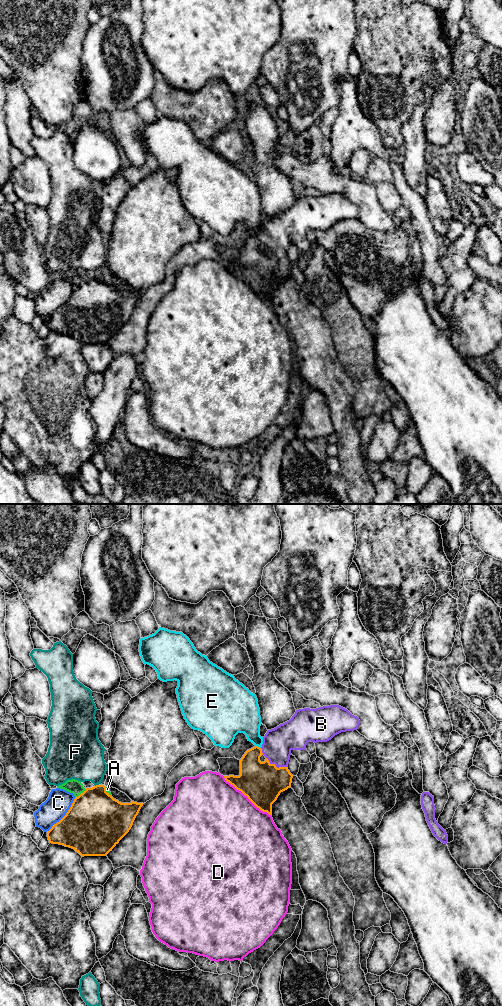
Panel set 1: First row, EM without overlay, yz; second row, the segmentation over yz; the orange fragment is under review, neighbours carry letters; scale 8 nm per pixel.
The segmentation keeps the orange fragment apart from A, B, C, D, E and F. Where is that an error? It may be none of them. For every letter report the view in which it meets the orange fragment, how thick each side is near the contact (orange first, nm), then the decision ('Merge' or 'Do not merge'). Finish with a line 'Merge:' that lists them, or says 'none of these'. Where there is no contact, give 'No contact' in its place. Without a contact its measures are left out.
A: Touches orange in yz. Thickness 460 nm (orange) against 110 nm. Do not merge
B: Touches orange in yz. Thickness 320 nm (orange) against 240 nm. Merge
C: Touches orange in yz. Thickness 480 nm (orange) against 200 nm. Do not merge
D: Touches orange in yz. Thickness 320 nm (orange) against 480 nm. Do not merge
E: Touches orange in yz. Thickness 260 nm (orange) against 240 nm. Do not merge
F: Touches orange in yz. Thickness 420 nm (orange) against 360 nm. Do not merge
Merge: B

